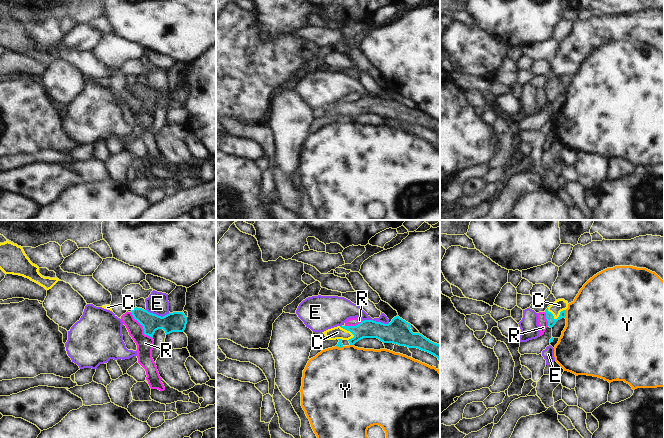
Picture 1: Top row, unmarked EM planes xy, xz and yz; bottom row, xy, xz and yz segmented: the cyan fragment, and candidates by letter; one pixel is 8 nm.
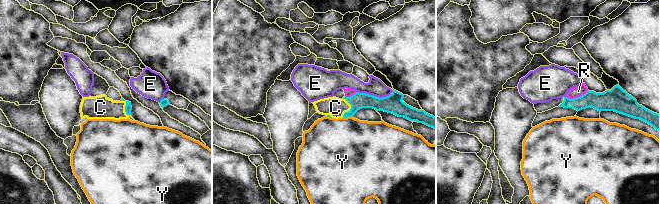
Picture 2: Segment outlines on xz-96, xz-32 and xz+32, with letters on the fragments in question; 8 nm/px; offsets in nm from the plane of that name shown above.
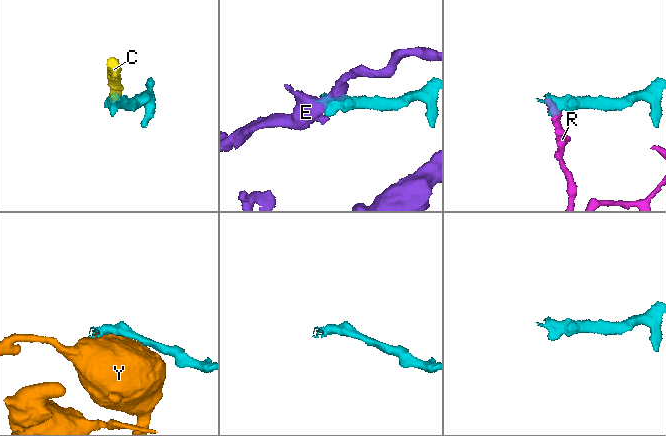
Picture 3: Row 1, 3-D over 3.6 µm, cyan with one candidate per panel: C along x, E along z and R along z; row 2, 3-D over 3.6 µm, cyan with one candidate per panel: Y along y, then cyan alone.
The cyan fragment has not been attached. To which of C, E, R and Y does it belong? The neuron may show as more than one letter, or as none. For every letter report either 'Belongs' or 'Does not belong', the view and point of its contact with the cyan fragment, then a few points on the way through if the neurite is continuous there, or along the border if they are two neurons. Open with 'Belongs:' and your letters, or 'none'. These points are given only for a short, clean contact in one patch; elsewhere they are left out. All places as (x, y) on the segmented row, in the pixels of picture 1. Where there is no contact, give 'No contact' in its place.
Belongs: C
C: Belongs. Touches cyan at yz (557, 318). Path across: yz (549, 316), (557, 318), (559, 305)
E: Does not belong. Touches cyan at xy (157, 315)
R: Does not belong. Touches cyan at xy (143, 327). Boundary: xy (130, 312), (142, 326), (143, 332), (152, 338)
Y: Does not belong. Touches cyan at yz (565, 314).

